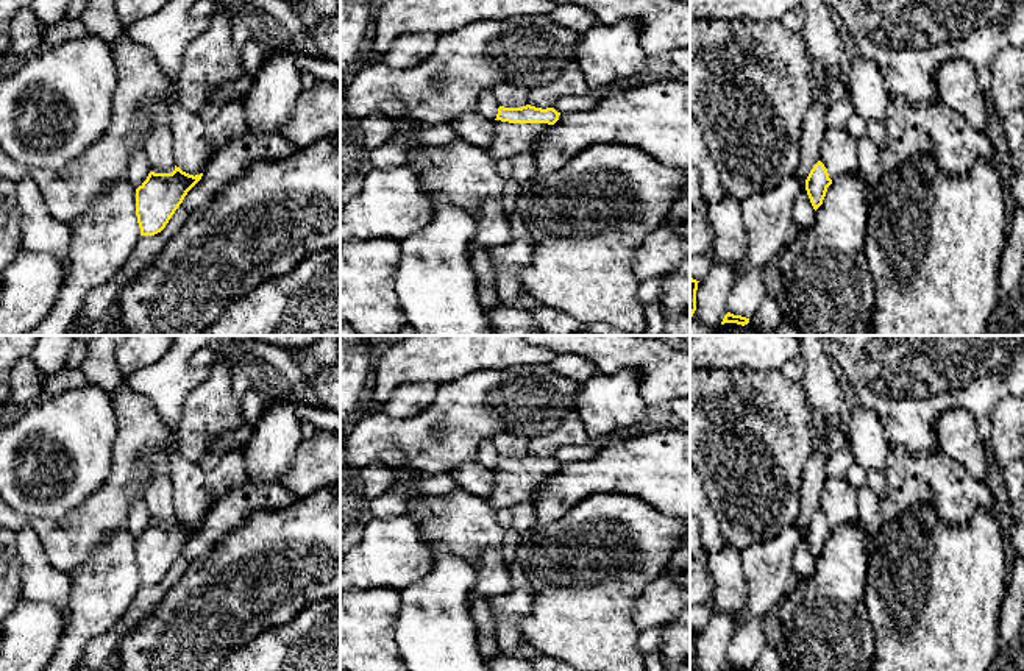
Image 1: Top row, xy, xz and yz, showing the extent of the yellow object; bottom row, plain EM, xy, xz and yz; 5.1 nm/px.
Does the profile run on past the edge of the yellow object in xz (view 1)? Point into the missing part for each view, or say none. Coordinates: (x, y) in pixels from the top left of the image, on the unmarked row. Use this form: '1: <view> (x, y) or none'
1: none

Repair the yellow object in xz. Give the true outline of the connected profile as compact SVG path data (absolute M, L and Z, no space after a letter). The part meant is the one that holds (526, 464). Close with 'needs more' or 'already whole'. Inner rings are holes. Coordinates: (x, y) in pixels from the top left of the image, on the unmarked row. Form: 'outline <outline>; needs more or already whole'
outline M531 454L521 457L498 457L495 470L509 471L509 473L548 473L554 474L559 470L560 462L554 457L535 457Z; already whole

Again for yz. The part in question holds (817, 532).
outline M818 510L805 529L805 540L815 560L823 554L830 534L832 529L829 527L827 518Z; already whole

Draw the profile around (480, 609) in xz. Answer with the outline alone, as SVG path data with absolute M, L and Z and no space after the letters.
M476 599L470 613L478 632L478 648L484 659L492 659L501 654L496 644L496 627L487 599Z

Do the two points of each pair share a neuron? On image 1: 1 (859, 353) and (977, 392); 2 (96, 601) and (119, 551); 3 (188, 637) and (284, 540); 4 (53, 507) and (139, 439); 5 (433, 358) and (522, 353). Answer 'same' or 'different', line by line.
1: same
2: same
3: same
4: different
5: same

